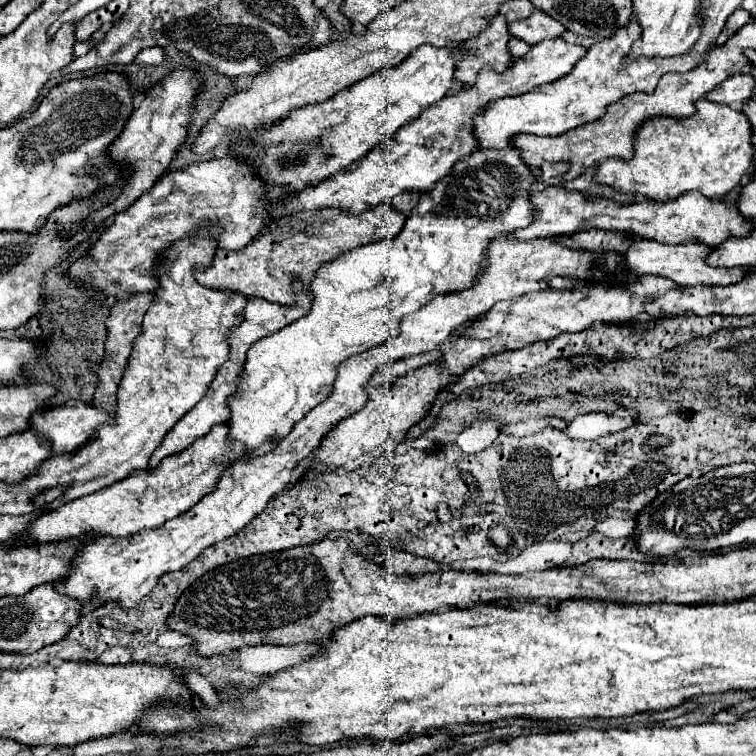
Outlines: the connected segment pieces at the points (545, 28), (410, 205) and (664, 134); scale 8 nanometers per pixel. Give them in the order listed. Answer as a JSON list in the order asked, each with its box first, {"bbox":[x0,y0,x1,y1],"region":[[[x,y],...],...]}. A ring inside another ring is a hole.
[{"bbox":[509,11,567,45],"region":[[[537,11],[523,19],[523,21],[515,21],[509,25],[509,31],[513,37],[519,37],[523,39],[525,43],[529,45],[535,45],[543,39],[551,39],[551,37],[561,37],[567,29],[555,21],[555,19],[549,19],[549,15],[543,15],[543,11]]]},{"bbox":[389,191,421,215],"region":[[[407,191],[407,193],[397,195],[397,197],[395,197],[395,199],[391,199],[389,203],[391,203],[393,207],[397,207],[401,213],[409,215],[409,213],[411,213],[411,211],[417,207],[419,197],[421,197],[421,193],[419,193],[419,191]]]},{"bbox":[595,99,755,201],"region":[[[701,99],[695,107],[697,113],[687,119],[655,117],[643,123],[635,141],[635,157],[629,161],[603,161],[595,173],[595,181],[607,183],[623,193],[641,193],[655,201],[675,199],[689,191],[699,191],[709,199],[733,191],[753,161],[755,145],[751,141],[751,123],[747,115],[729,105]]]}]

